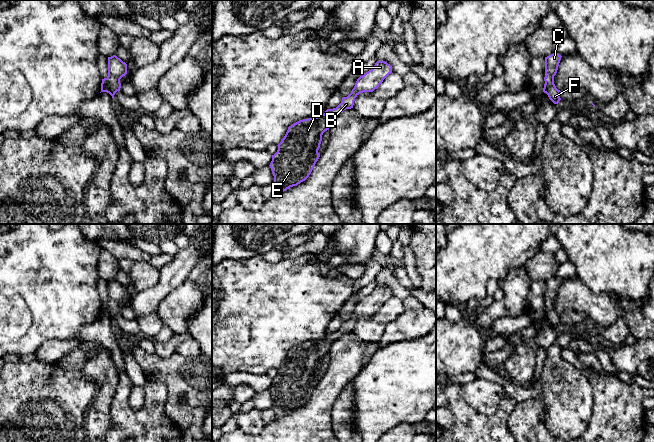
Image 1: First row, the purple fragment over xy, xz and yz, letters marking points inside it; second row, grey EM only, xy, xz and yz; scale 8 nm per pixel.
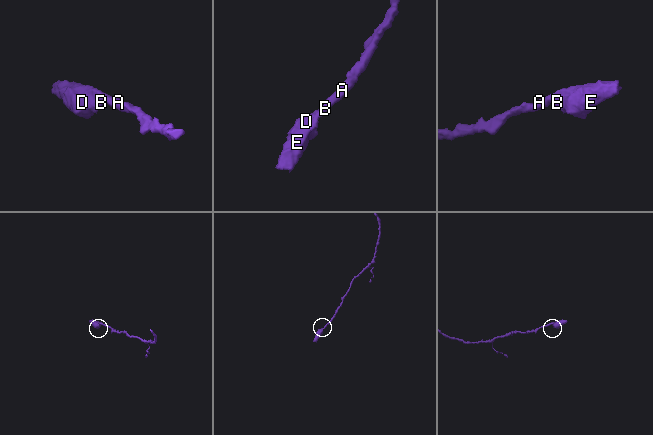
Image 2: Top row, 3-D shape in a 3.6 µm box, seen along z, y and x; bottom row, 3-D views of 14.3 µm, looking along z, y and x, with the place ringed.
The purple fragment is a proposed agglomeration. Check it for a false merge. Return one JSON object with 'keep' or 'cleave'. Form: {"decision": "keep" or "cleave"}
{"decision": "keep"}

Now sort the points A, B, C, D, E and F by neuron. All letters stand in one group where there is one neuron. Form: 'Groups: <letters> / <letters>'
Groups: A B C D E F

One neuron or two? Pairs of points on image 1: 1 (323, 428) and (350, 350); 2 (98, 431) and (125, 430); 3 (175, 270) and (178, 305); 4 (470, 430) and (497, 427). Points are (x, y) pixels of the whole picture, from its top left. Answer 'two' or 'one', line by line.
1: one
2: two
3: two
4: one

